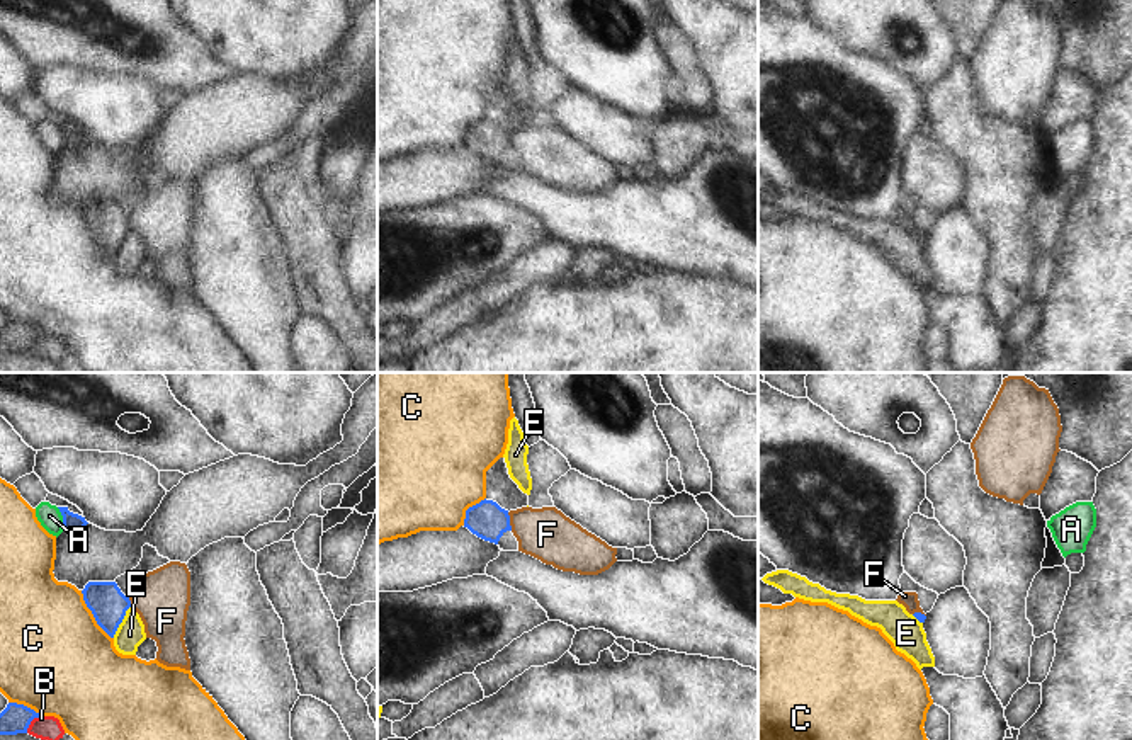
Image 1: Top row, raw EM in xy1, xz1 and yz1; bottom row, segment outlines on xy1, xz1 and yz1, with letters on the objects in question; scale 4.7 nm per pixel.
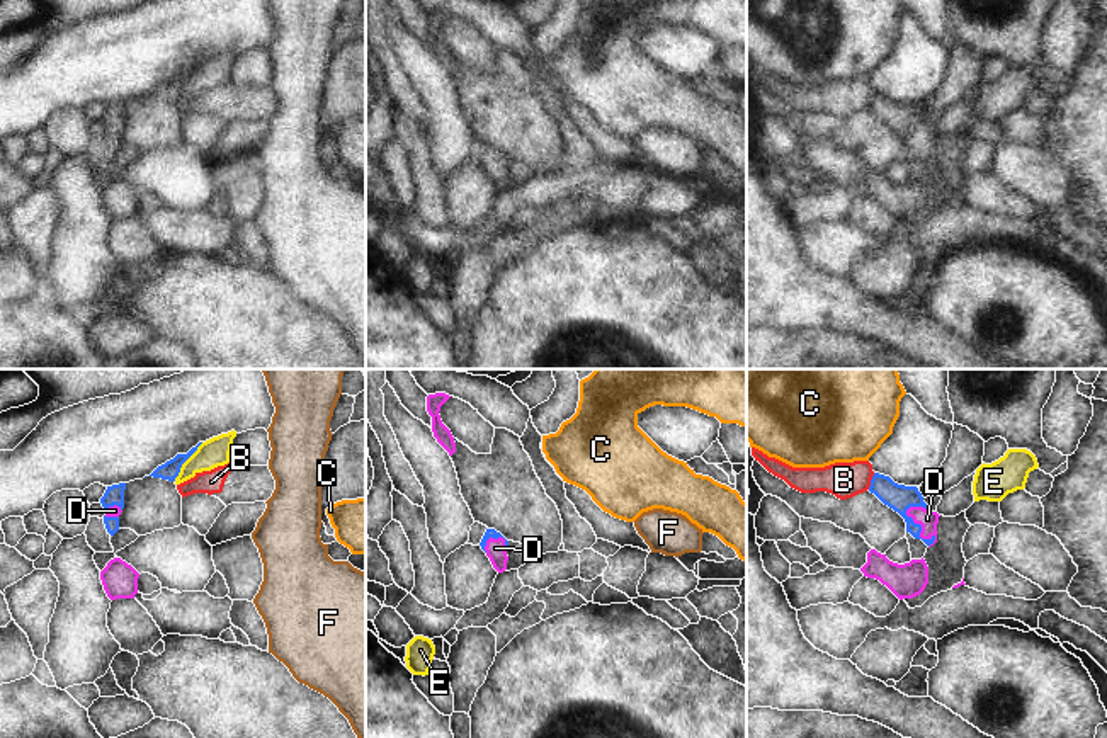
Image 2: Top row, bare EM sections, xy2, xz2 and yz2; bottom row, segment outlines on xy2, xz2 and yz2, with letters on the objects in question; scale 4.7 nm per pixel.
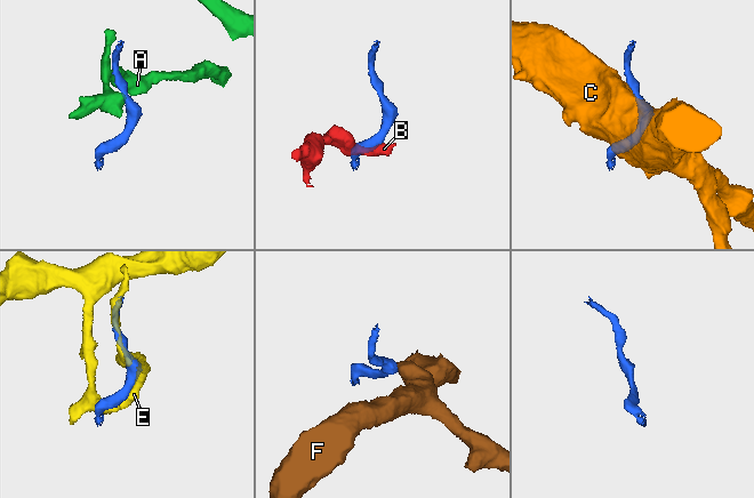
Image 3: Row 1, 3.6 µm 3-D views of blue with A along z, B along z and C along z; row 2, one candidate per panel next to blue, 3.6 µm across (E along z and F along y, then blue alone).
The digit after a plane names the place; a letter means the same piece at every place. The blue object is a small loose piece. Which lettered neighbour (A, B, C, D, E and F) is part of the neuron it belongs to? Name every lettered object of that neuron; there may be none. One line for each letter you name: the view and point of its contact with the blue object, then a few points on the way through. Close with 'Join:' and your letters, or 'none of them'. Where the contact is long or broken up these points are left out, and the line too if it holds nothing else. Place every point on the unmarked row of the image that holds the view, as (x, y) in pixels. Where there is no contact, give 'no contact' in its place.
D: yz2 (920, 148) | across yz2 (898, 116), (920, 148), (927, 138)
Join: D

